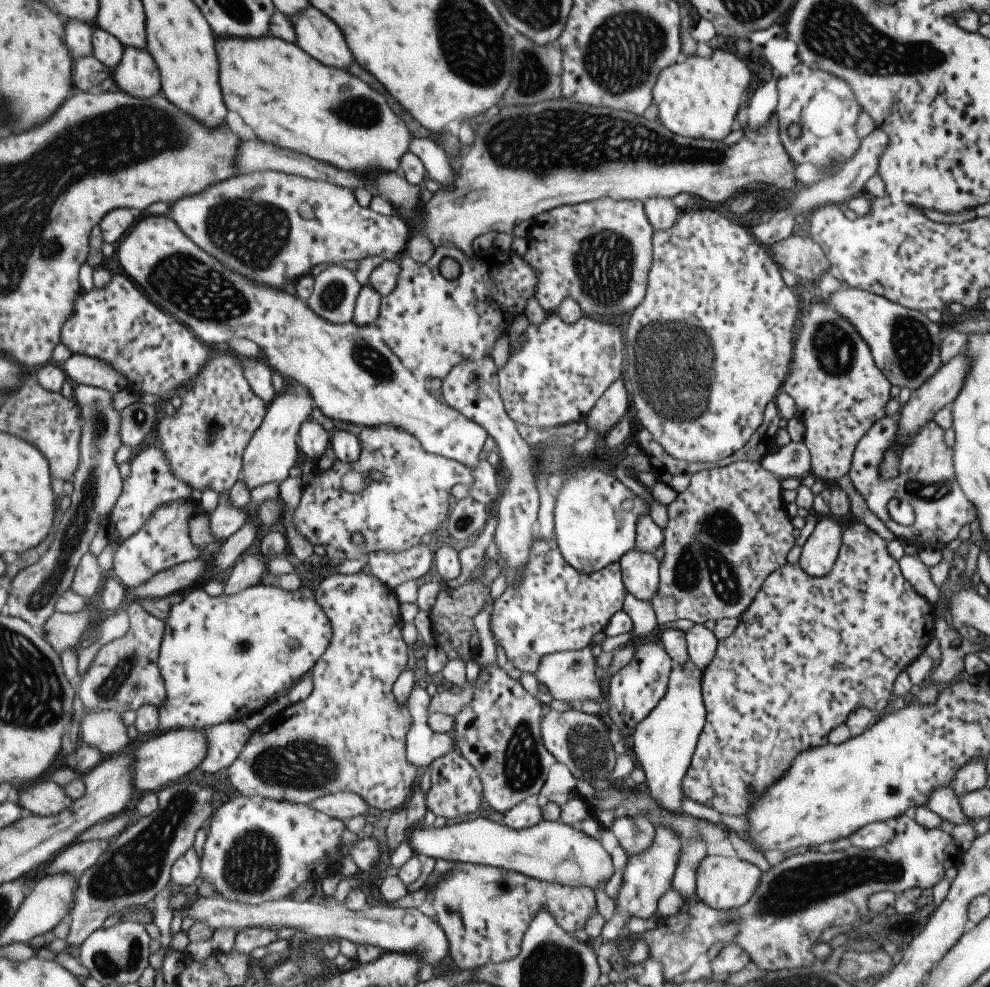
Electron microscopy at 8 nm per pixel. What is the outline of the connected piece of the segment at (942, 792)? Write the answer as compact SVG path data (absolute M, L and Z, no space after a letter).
M951 784L942 785L932 789L927 796L927 808L933 812L939 819L949 820L953 825L969 823L958 806L958 798L952 790Z

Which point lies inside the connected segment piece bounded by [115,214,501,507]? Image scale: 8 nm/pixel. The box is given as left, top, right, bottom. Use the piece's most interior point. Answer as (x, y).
(350, 375)

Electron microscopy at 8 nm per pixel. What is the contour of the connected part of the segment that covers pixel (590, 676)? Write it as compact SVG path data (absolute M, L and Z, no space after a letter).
M603 631L597 632L589 644L577 651L560 651L542 657L537 671L532 673L537 677L540 688L549 691L554 701L566 701L579 705L579 702L590 699L597 702L604 708L603 700L605 692L602 692L598 680L595 678L595 660L592 654L592 647L601 643L606 638Z

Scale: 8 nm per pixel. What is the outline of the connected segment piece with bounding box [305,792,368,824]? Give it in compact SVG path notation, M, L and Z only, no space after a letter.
M351 792L324 795L305 805L313 811L317 810L326 816L338 819L343 824L347 823L351 817L367 816L368 808L368 805L359 796Z

